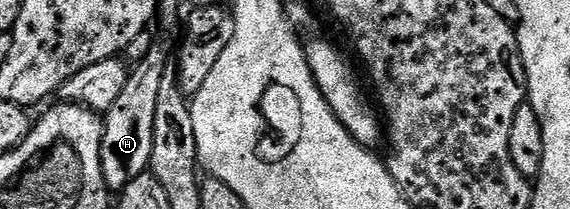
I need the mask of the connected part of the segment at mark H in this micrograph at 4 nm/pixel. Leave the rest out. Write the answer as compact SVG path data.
M154 43L147 55L143 55L143 59L136 62L128 70L129 78L127 78L122 91L119 94L114 105L103 113L103 124L101 126L101 166L103 167L103 179L105 185L111 191L120 191L127 187L127 183L131 183L131 179L135 179L138 175L146 172L149 168L149 160L151 159L151 139L155 139L155 106L159 99L159 86L163 83L163 75L171 68L171 51L161 43Z

